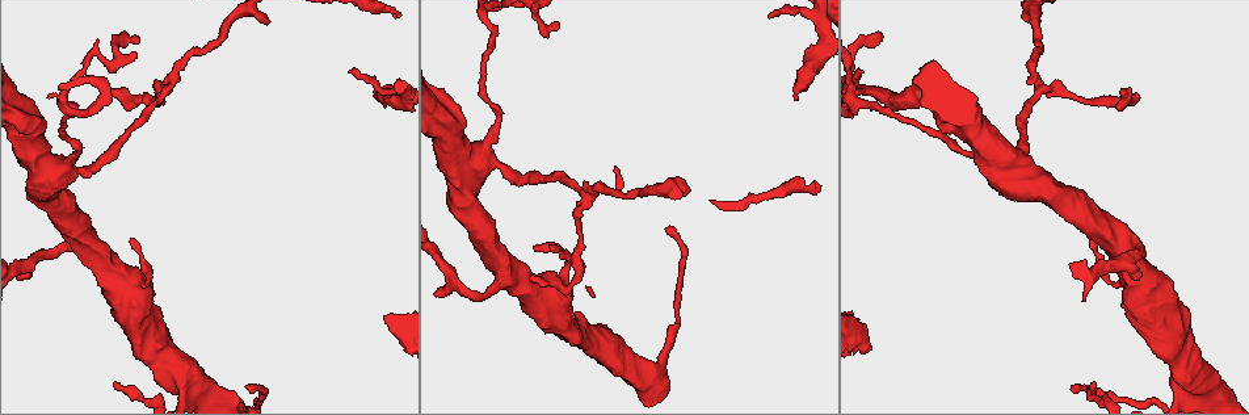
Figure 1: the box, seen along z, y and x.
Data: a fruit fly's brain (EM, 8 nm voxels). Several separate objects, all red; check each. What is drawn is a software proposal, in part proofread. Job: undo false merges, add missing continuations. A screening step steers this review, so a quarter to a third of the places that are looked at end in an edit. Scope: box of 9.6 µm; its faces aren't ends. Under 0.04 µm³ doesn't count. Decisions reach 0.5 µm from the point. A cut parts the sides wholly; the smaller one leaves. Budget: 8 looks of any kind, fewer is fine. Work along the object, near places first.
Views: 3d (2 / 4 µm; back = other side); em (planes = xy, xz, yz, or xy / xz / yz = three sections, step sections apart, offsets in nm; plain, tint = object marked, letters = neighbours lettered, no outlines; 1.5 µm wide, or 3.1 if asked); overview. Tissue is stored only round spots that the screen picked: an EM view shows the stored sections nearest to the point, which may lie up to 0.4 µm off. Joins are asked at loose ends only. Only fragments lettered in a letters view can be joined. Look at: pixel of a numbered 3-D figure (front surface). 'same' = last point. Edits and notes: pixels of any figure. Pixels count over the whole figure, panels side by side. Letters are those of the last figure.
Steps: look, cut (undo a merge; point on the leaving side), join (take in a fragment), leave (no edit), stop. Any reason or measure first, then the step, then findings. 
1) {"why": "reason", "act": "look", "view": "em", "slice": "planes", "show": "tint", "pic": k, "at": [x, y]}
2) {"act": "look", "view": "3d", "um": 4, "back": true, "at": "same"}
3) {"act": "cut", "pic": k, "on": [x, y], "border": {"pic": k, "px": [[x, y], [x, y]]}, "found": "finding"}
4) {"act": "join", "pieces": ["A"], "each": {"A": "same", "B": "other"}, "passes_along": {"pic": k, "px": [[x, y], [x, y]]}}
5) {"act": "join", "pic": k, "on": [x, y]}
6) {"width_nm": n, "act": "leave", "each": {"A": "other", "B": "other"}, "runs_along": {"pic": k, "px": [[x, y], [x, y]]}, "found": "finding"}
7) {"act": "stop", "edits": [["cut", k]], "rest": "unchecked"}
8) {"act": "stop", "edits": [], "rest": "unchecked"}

{"why": "thin end", "act": "look", "view": "3d", "um": 2, "pic": 1, "at": [247, 388]}

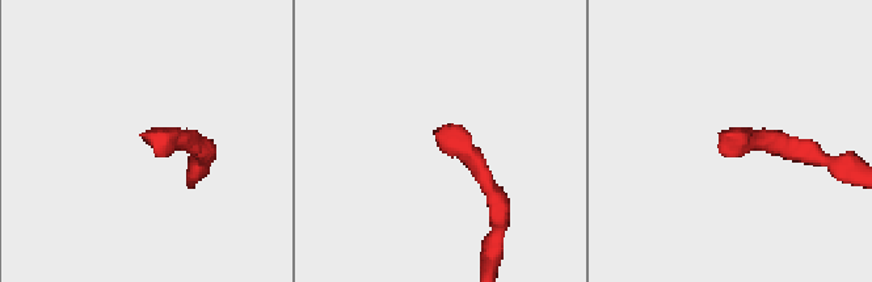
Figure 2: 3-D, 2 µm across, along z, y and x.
{"why": "shape alone is not enough", "act": "look", "view": "em", "slice": "planes", "show": "letters", "pic": 2, "at": [150, 135]}

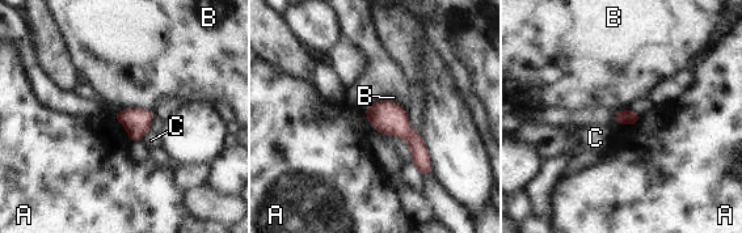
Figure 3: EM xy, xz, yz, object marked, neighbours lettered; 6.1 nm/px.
{"act": "leave", "each": {"A": "other", "B": "other", "C": "other"}, "found": "no lettered fragment goes on from it"}

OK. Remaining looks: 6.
{"why": "thick turns thin", "act": "look", "view": "3d", "um": 4, "back": true, "pic": 1, "at": [487, 161]}

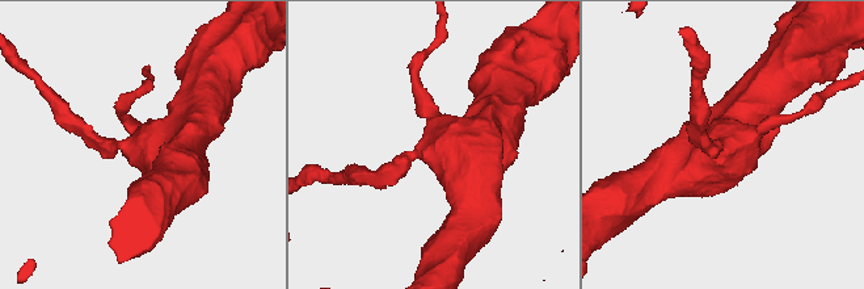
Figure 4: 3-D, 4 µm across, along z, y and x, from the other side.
{"why": "need the tissue", "act": "look", "view": "em", "slice": "planes", "show": "tint", "pic": 4, "at": [429, 151]}

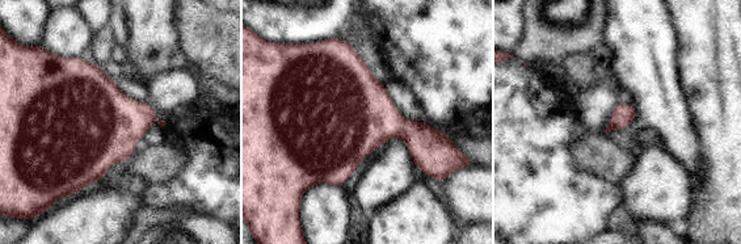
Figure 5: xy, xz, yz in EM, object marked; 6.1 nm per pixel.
{"act": "look", "view": "em", "slice": "planes", "show": "letters", "at": "same"}

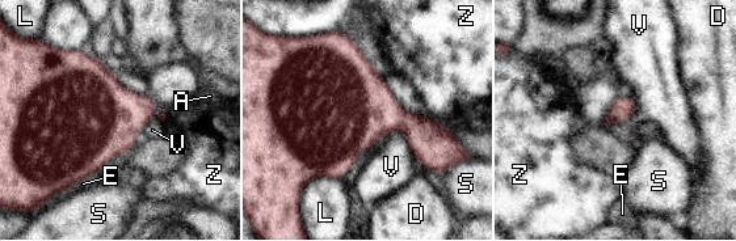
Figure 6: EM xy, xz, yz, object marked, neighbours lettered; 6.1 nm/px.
{"width_nm": 550, "longest_contact_nm": ["V", 240], "act": "leave", "each": {"A": "other", "D": "other", "E": "other", "L": "other", "S": "other", "V": "other", "Z": "other"}, "found": "all the same neuron"}

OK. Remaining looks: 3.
{"why": "tapers out", "act": "look", "view": "3d", "um": 2, "pic": 1, "at": [770, 17]}

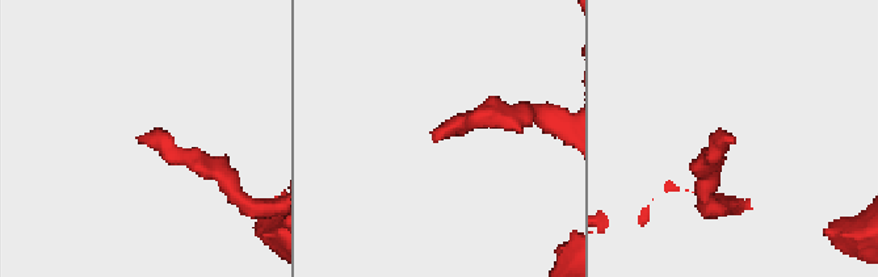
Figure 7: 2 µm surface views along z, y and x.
{"act": "look", "view": "em", "slice": "planes", "show": "letters", "pic": 7, "at": [142, 140]}

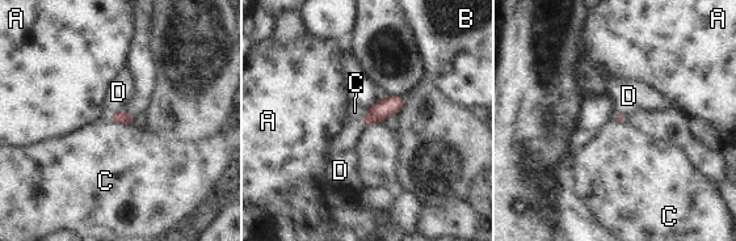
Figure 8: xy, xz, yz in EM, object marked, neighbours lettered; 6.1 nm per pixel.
{"act": "leave", "each": {"A": "other", "B": "other", "C": "other", "D": "other"}, "border": {"pic": 8, "px": [[110, 119], [133, 126]]}, "found": "no lettered fragment goes on from it"}

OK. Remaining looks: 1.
{"act": "stop", "edits": [], "rest": "unchecked"}

